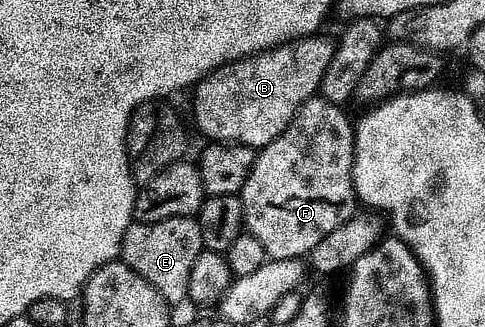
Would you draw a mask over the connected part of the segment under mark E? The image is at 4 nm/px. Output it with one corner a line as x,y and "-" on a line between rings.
188,216
154,224
130,224
121,243
120,259
145,279
165,299
166,304
176,306
188,298
189,288
191,292
194,287
195,262
202,260
205,251
201,221

